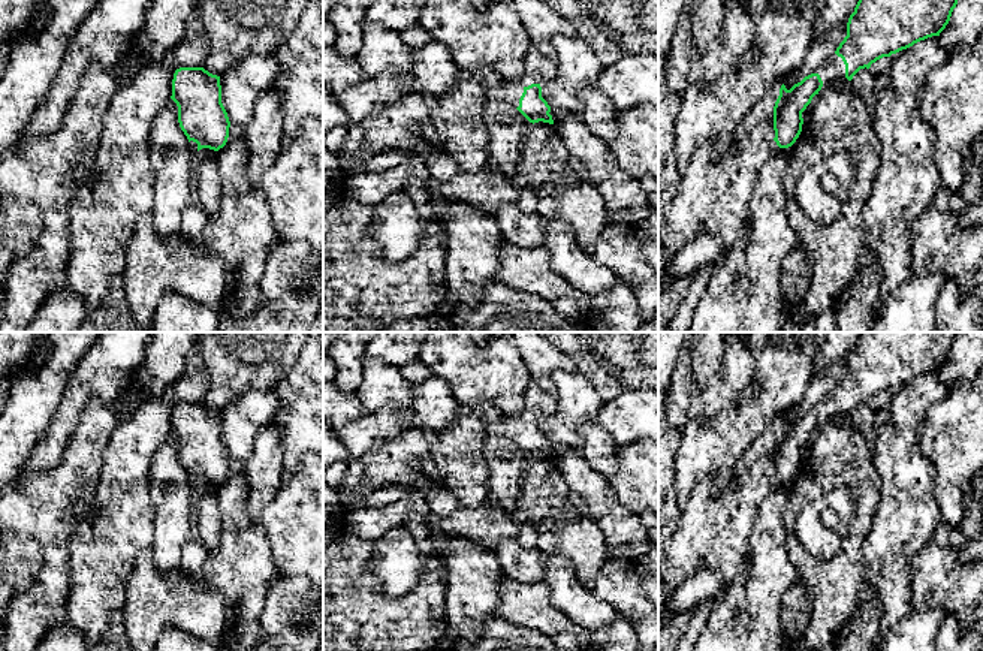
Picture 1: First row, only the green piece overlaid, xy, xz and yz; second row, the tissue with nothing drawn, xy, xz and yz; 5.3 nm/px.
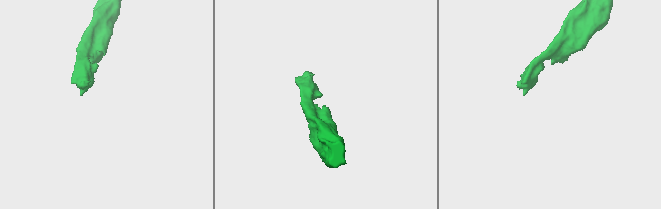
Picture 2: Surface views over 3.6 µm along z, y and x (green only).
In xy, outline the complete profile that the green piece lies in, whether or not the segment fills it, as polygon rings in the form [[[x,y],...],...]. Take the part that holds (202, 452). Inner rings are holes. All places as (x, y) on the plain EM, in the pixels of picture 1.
[[[180,403],[174,409],[171,434],[178,441],[178,458],[197,486],[218,486],[229,473],[230,456],[221,438],[220,412],[203,403]]]

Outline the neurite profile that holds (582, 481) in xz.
[[[554,447],[552,455],[573,500],[585,504],[584,513],[606,536],[607,551],[649,540],[639,515],[615,498],[607,479],[588,467],[579,449]]]

